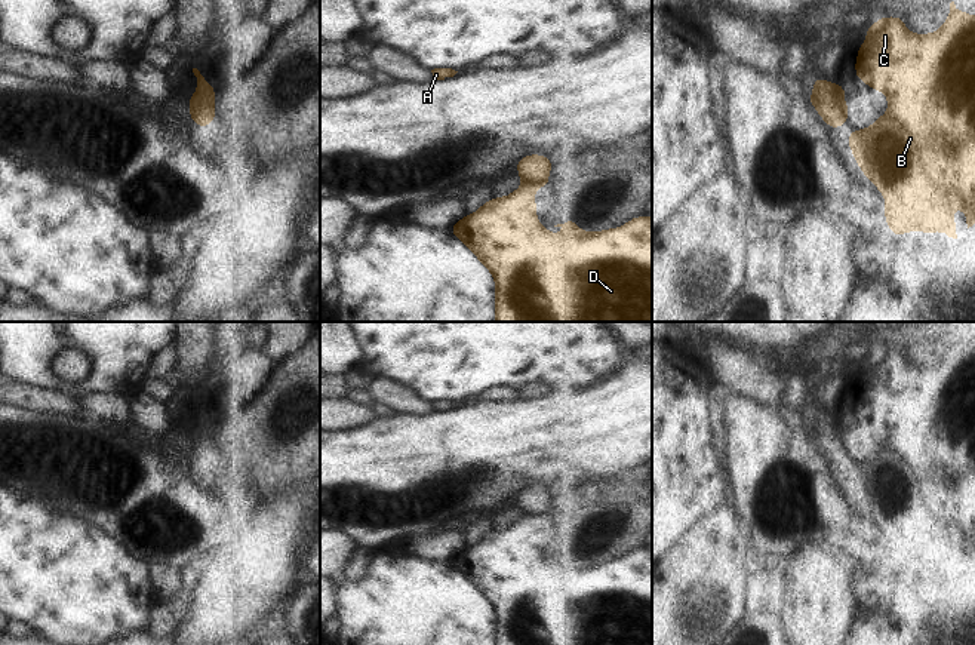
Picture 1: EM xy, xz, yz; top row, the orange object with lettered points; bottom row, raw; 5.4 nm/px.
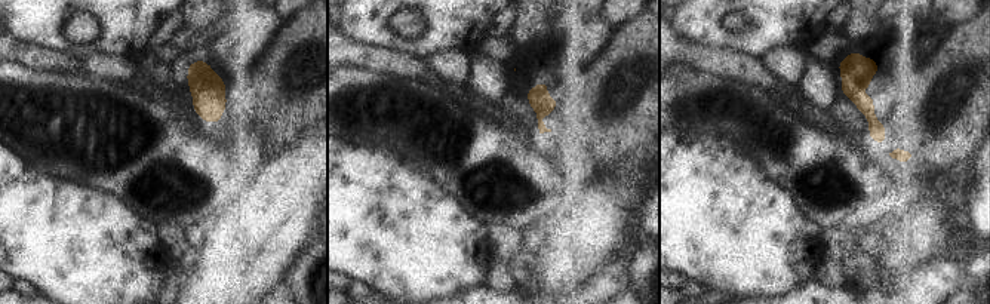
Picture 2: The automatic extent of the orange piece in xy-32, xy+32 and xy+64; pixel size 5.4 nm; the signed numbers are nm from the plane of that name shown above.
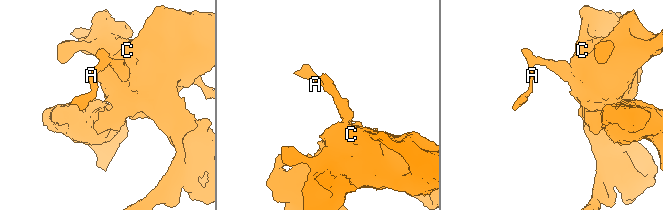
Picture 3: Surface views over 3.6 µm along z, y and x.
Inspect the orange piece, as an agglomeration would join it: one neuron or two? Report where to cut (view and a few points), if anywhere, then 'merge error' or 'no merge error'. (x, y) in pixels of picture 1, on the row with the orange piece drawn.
cut in xz along (546, 177), (537, 181), (525, 181); merge error

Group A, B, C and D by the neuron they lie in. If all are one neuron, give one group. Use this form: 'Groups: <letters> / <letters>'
Groups: A / B C D.

